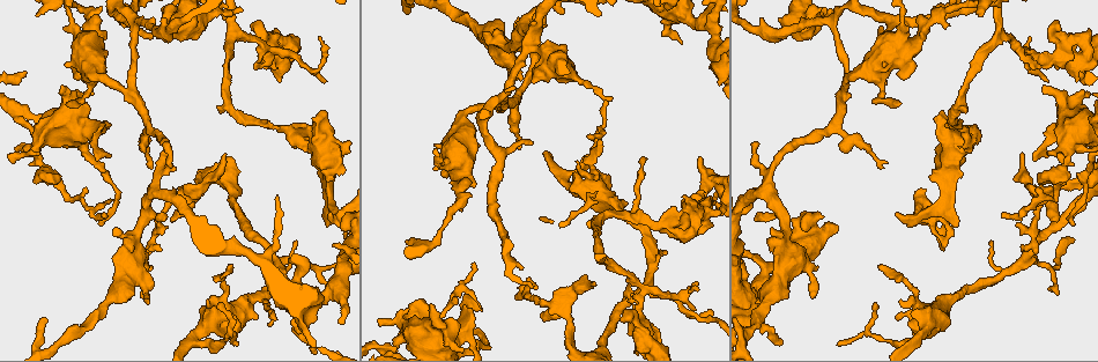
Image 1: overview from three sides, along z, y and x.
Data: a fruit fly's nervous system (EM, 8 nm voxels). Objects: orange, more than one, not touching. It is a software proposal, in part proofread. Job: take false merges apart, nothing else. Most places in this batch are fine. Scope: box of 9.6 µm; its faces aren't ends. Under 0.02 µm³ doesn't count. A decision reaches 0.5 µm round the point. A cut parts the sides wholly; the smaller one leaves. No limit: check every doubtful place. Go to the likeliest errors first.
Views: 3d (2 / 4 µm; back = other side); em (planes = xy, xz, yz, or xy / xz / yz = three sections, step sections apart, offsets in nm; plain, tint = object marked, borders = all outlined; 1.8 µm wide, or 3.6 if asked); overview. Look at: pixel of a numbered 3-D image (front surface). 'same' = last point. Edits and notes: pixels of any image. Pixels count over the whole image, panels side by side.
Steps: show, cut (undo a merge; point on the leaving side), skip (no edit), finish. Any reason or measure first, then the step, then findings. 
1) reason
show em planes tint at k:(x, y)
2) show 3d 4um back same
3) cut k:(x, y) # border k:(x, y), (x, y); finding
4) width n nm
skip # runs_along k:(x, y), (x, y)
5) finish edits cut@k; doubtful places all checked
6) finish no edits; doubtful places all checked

four-way junction
show 3d 4um at 1:(1060, 55)

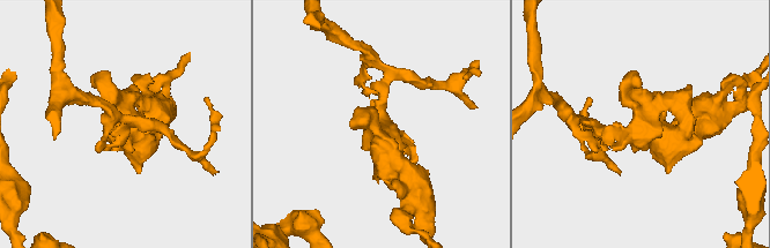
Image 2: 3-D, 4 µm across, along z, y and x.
show em xz step 8 tint at 2:(645, 130)

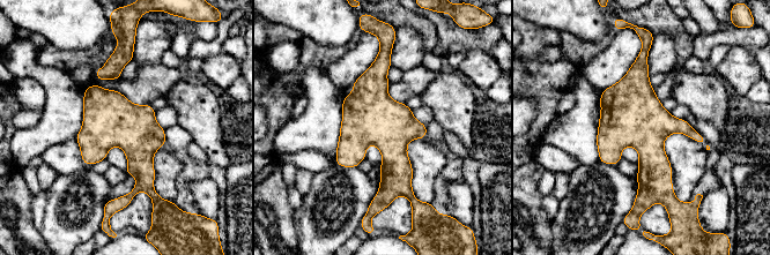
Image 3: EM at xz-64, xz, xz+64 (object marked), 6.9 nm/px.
show em xy step 8 borders same

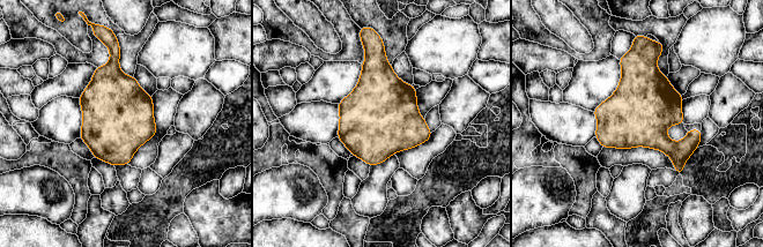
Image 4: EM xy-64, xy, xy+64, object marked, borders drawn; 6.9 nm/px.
skip # one neuron here

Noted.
show 3d 4um at 1:(698, 20)

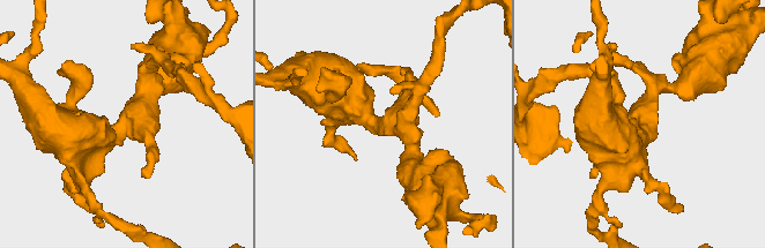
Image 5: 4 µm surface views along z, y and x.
arms 3; arm_widths 180, 280, 650 nm; need the tissue
show em xy step 16 tint at 5:(118, 127)

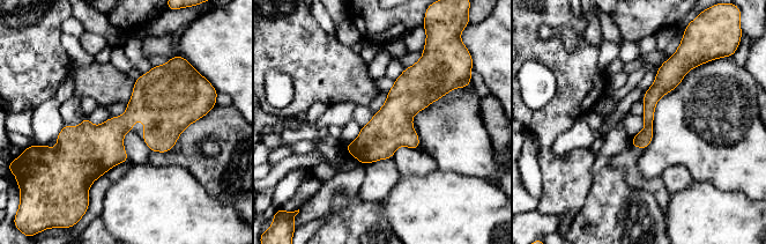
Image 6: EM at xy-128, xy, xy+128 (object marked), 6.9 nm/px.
another direction
show em planes tint same

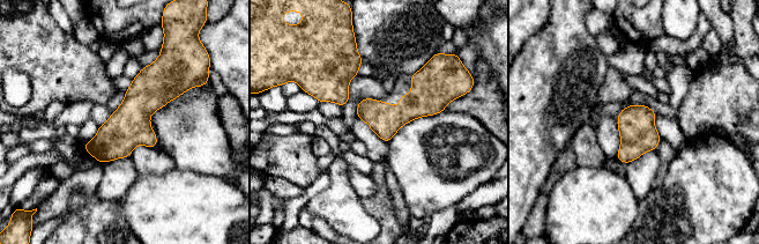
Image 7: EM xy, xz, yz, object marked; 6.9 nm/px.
skip # runs_along 7:(179, 86), (87, 146); all the same neuron

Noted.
arms part here
show em 3.6um planes tint at 1:(682, 217)

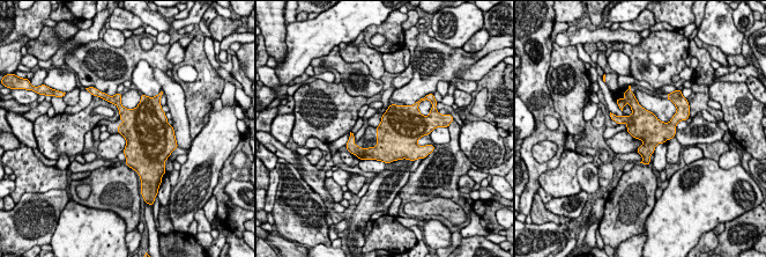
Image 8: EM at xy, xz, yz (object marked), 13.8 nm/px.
width 420 nm
skip # one neuron here

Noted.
finish no edits; doubtful places all checked

